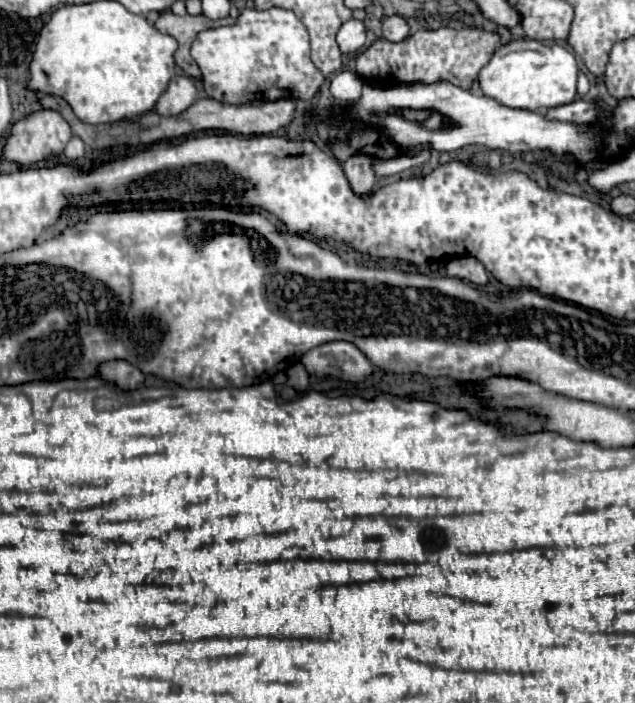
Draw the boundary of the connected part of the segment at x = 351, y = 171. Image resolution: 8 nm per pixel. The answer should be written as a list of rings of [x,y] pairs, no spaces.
[[[352,155],[342,163],[342,167],[344,167],[346,179],[350,181],[352,191],[360,197],[366,197],[372,191],[374,181],[376,181],[370,159],[364,155]]]

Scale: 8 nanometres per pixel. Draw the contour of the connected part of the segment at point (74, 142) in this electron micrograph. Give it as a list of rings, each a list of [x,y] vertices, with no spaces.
[[[74,135],[74,137],[68,141],[68,145],[66,145],[66,149],[64,149],[64,155],[66,155],[68,161],[80,159],[80,157],[84,155],[84,141]]]

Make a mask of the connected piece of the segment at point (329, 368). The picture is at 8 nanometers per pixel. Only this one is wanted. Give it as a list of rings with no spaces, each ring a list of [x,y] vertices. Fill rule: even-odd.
[[[330,341],[304,353],[302,363],[310,375],[338,375],[346,381],[358,381],[372,373],[366,355],[348,341]]]

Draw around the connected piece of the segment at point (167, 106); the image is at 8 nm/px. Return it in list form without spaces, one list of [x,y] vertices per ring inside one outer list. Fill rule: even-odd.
[[[176,75],[176,79],[170,81],[166,91],[160,95],[156,111],[160,115],[178,115],[186,111],[194,101],[196,101],[196,87],[192,79],[186,75]]]

